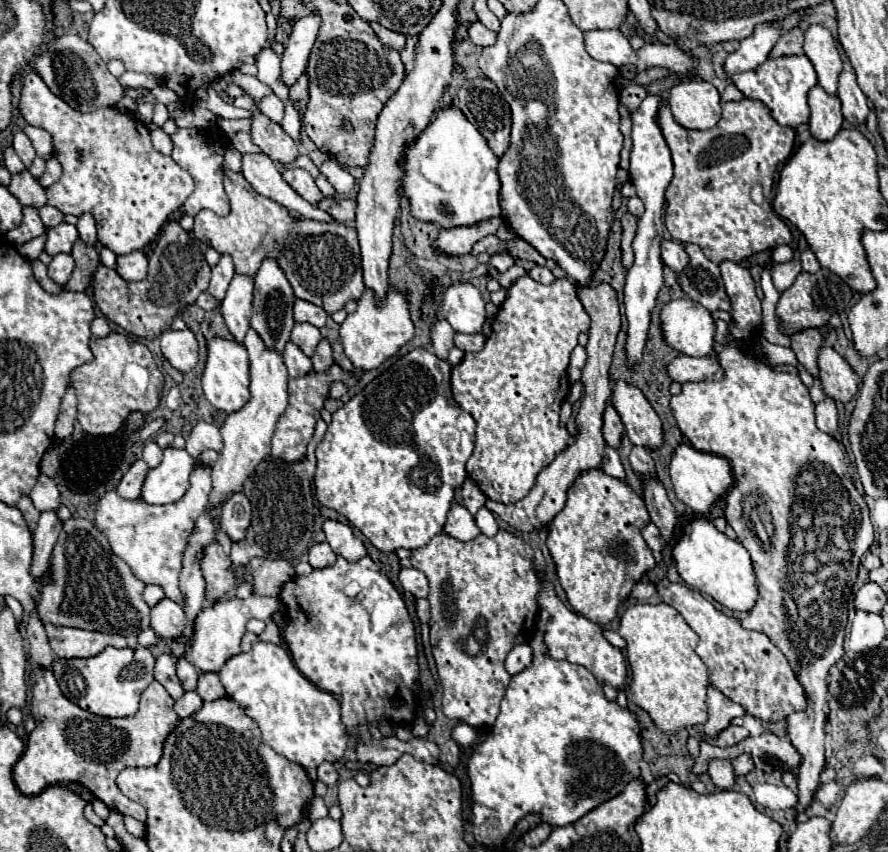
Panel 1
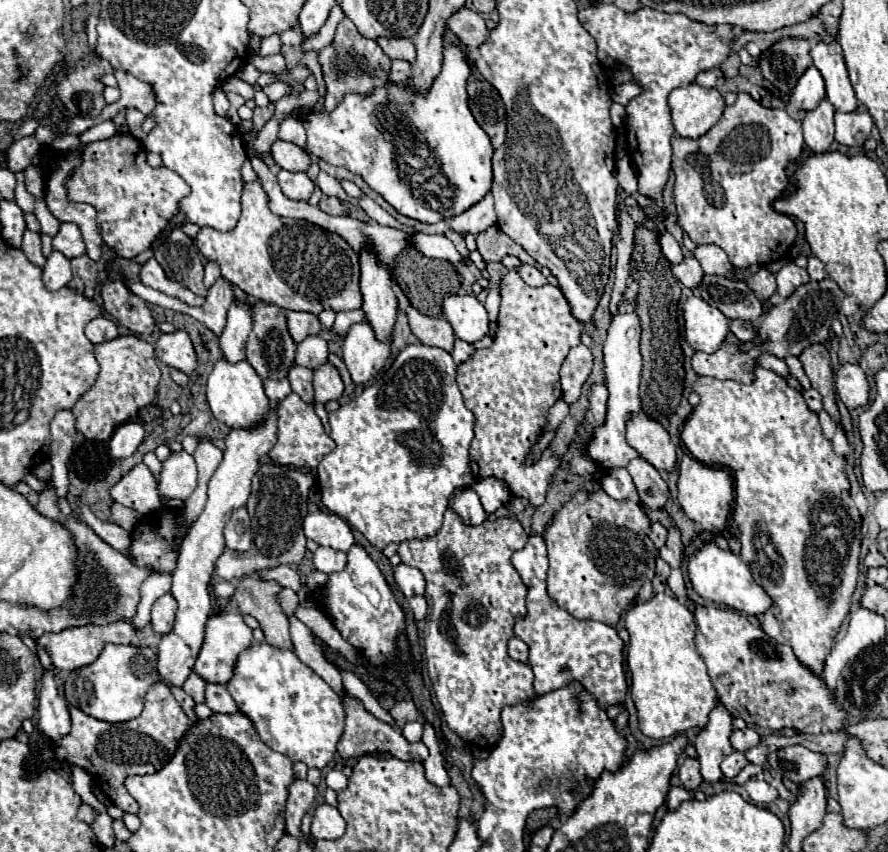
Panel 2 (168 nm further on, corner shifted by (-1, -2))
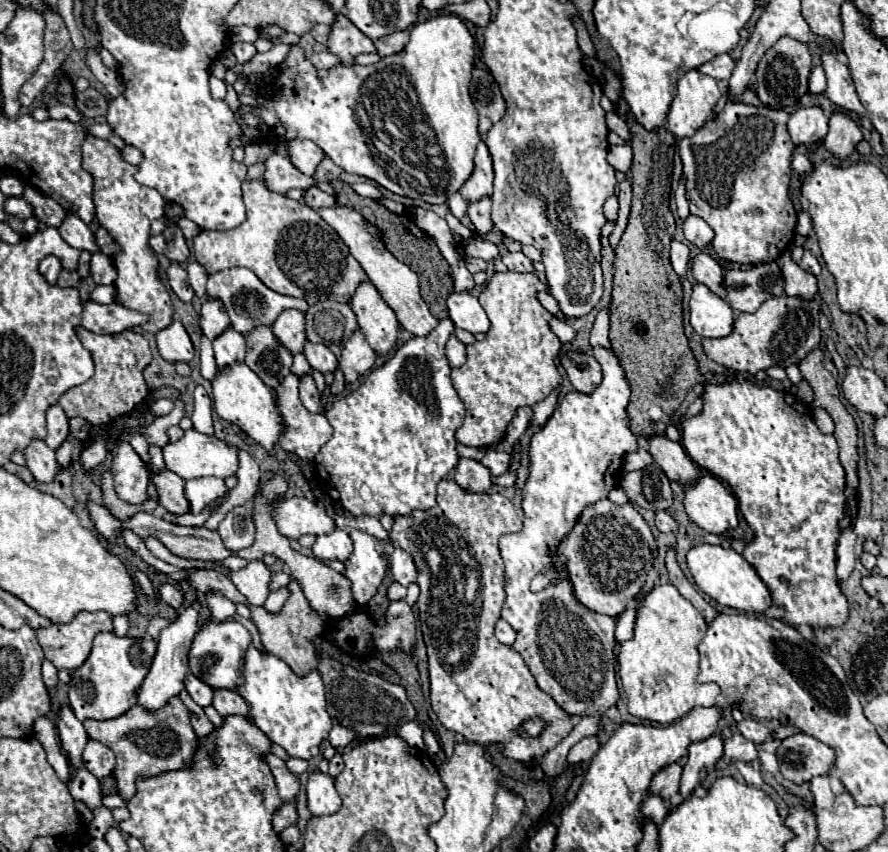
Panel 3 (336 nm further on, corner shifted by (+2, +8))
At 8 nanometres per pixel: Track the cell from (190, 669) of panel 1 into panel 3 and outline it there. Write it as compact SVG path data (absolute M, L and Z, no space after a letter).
M191 672L185 676L185 690L199 706L209 706L213 700L213 688L203 680L199 680L197 676L193 676Z

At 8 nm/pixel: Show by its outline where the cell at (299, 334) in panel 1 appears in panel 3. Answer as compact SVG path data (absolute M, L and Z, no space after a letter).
M307 340L303 354L313 370L319 370L325 374L325 372L333 372L337 368L337 358L325 344L313 344Z

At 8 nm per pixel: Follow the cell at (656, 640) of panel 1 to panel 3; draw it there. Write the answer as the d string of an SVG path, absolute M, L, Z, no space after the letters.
M655 586L637 604L635 636L619 646L619 676L627 694L629 712L641 720L671 724L685 716L695 706L715 706L719 700L719 686L695 684L699 674L697 644L705 636L707 622L695 606L681 598L675 586Z

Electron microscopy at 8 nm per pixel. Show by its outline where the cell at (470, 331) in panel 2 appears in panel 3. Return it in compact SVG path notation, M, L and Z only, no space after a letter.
M451 292L447 298L449 318L457 328L463 328L471 334L487 332L489 320L485 310L481 308L479 300L469 292Z

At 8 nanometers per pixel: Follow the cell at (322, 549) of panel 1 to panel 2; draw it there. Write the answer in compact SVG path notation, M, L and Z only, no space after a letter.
M318 548L314 552L314 568L320 570L320 572L326 572L326 574L332 574L332 572L340 572L346 568L346 554L340 552L340 550L334 550L334 548Z

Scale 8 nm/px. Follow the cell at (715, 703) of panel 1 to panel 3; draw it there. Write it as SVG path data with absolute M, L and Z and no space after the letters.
M715 732L713 736L701 740L701 742L691 742L689 744L689 760L683 766L683 776L681 776L681 794L689 796L707 776L707 770L713 768L719 758L723 756L723 740L721 734Z

